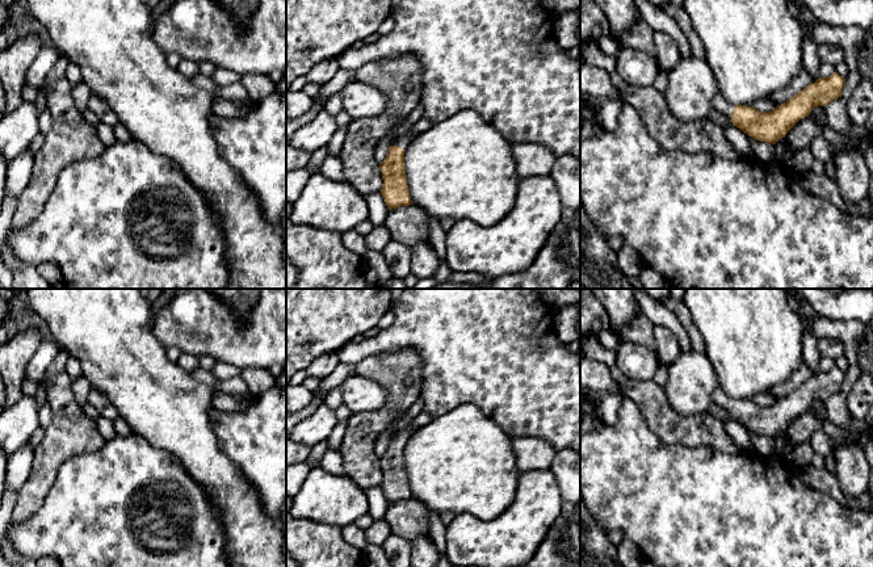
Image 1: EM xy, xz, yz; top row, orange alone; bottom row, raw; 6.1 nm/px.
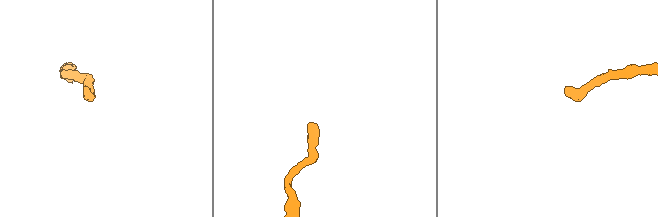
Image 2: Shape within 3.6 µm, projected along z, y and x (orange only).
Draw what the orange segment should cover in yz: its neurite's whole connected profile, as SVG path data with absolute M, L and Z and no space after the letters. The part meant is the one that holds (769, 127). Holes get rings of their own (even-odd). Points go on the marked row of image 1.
M838 72L820 77L769 113L761 113L754 106L730 104L721 93L713 97L712 108L727 116L748 136L775 144L801 118L807 117L814 106L826 106L841 97L844 83L845 79Z

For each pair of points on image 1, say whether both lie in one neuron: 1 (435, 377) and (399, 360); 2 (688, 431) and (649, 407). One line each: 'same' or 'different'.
1: different
2: same

